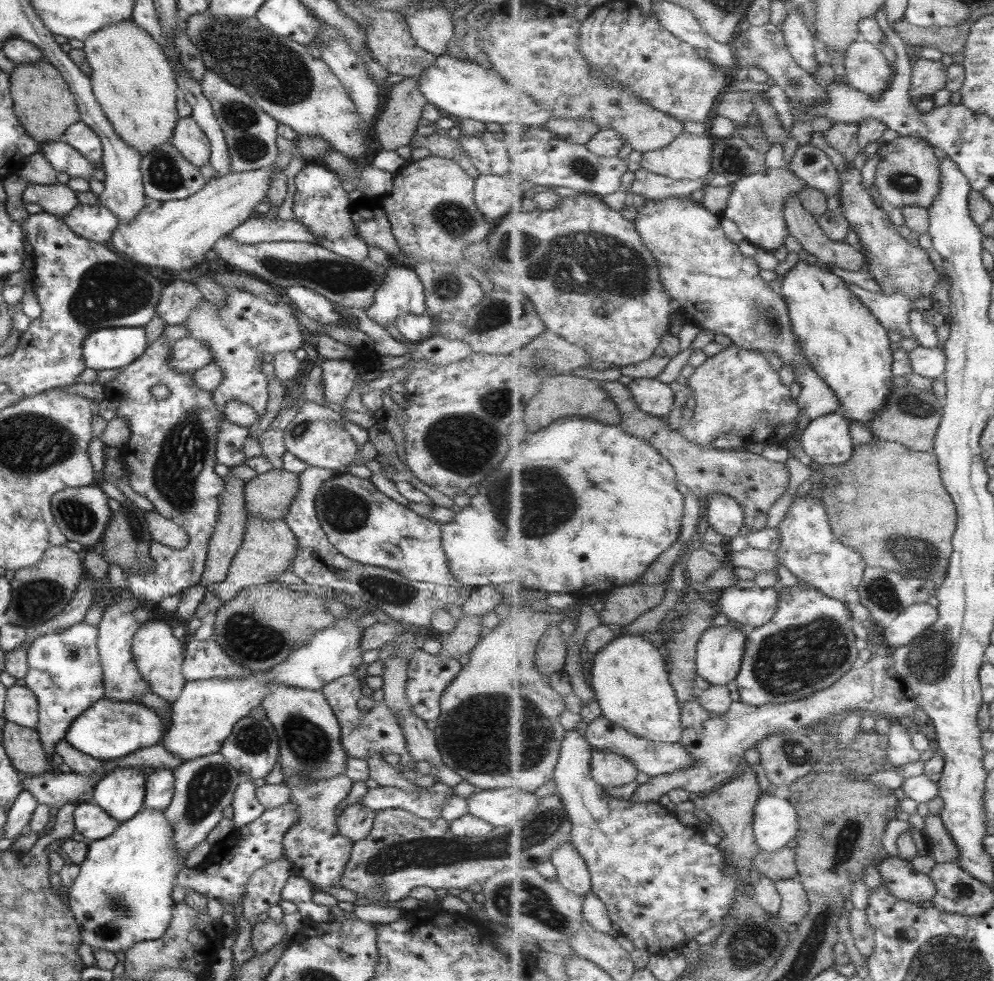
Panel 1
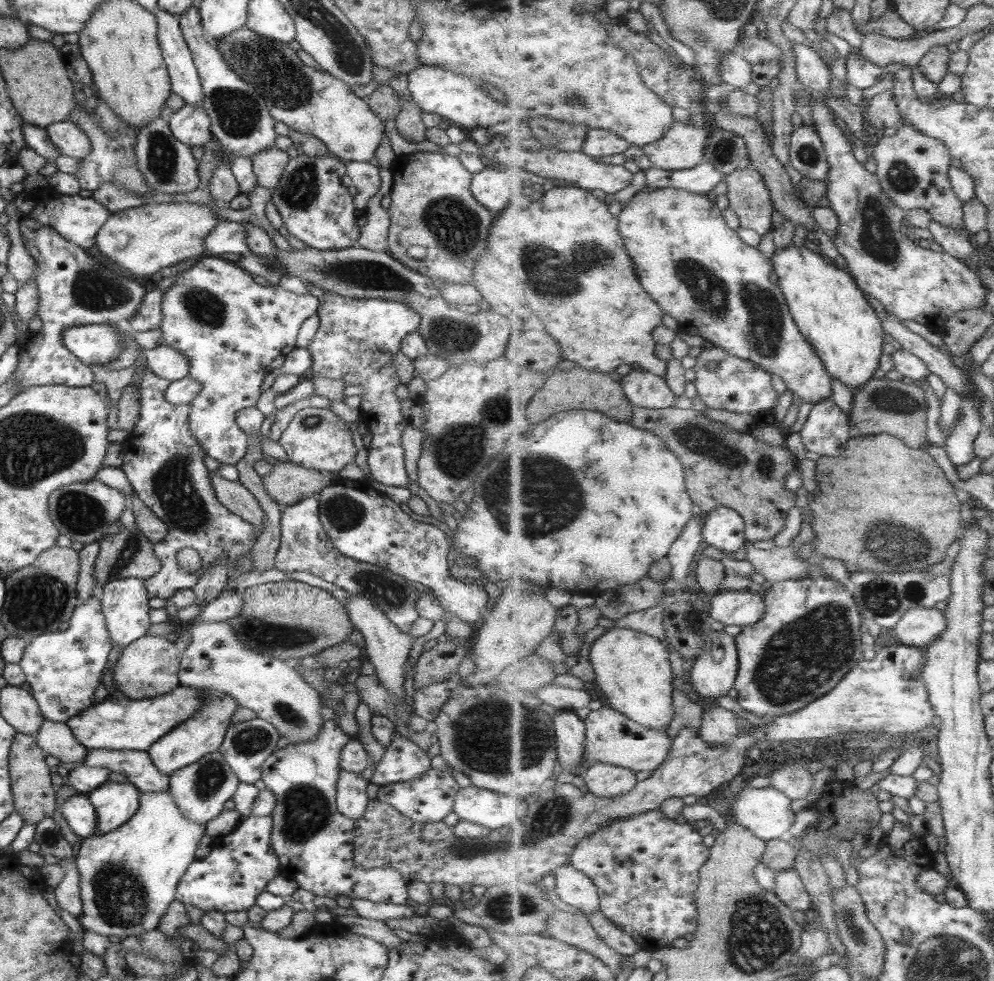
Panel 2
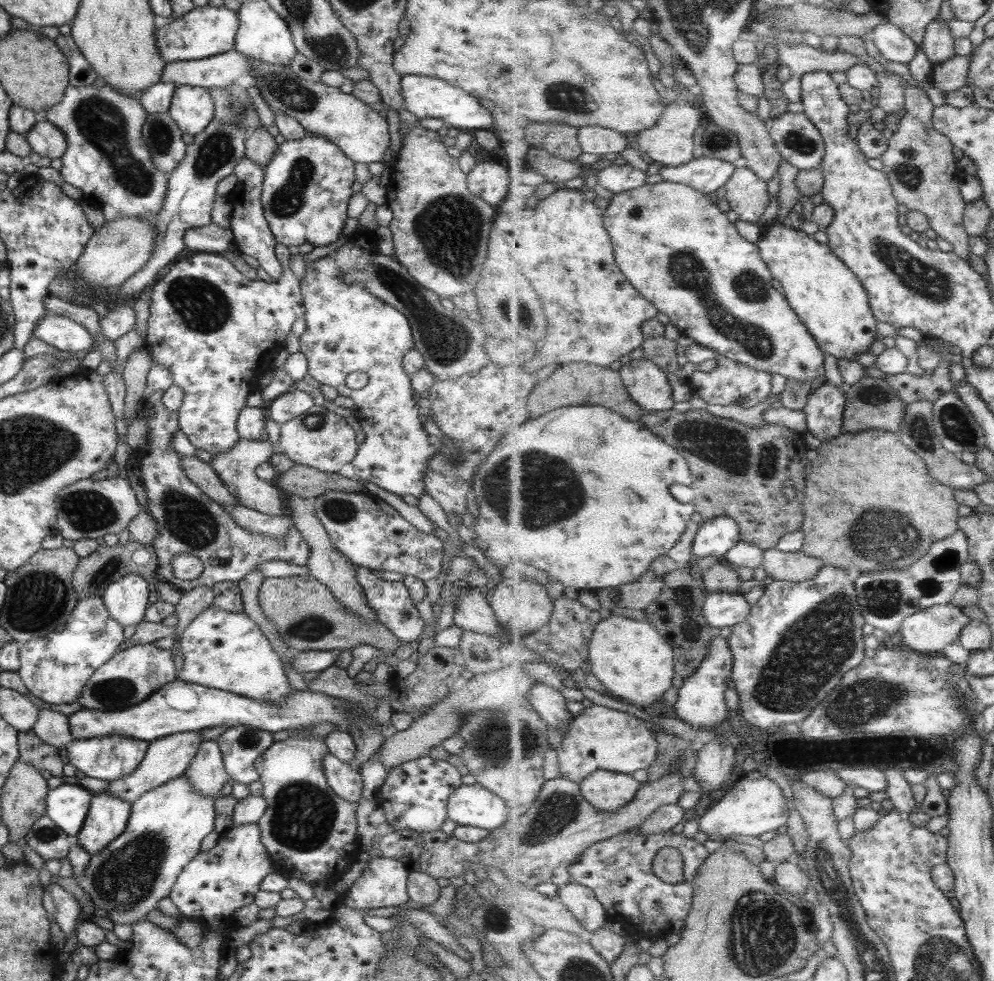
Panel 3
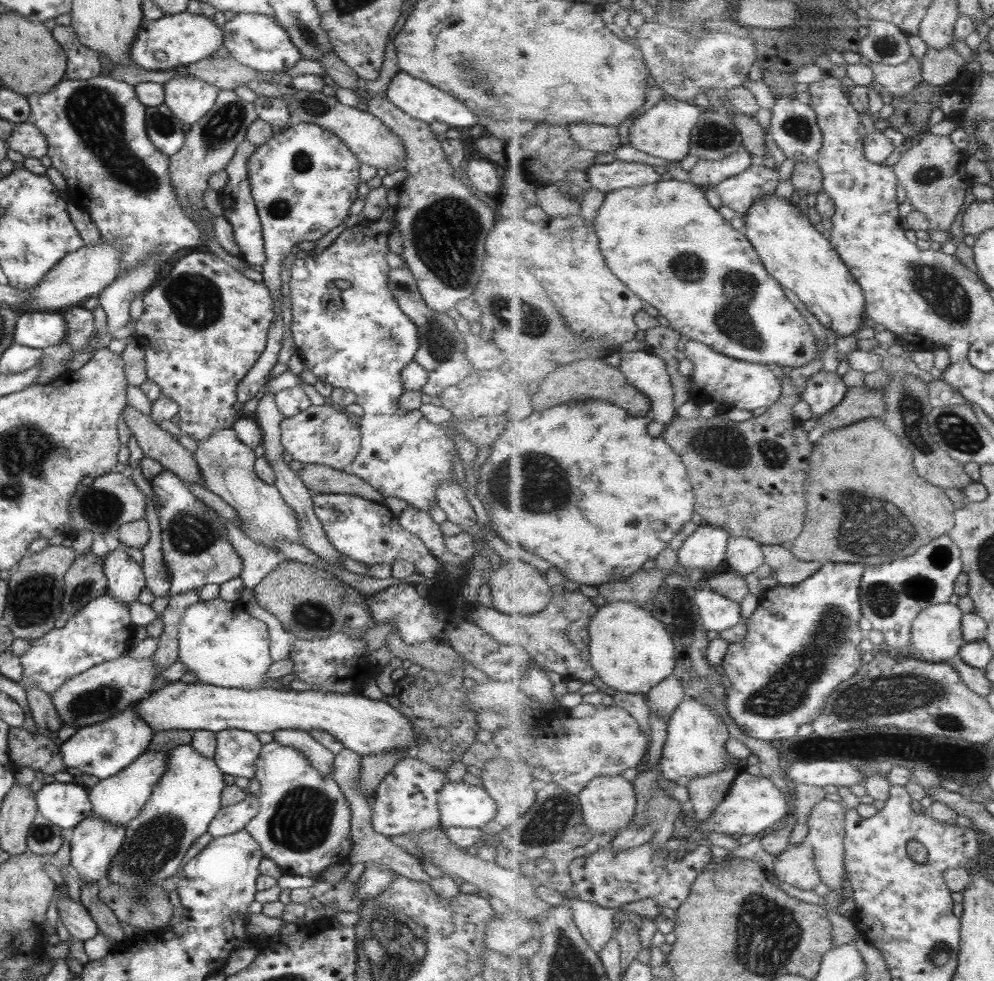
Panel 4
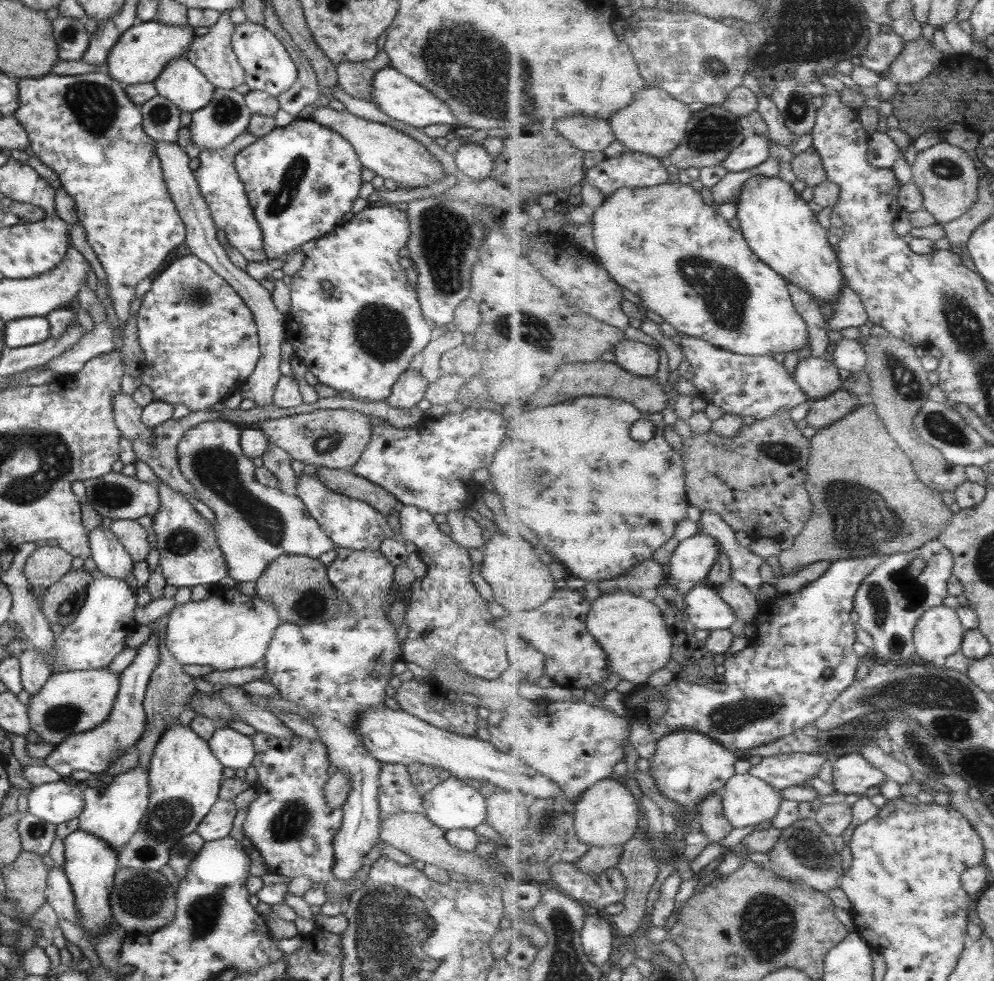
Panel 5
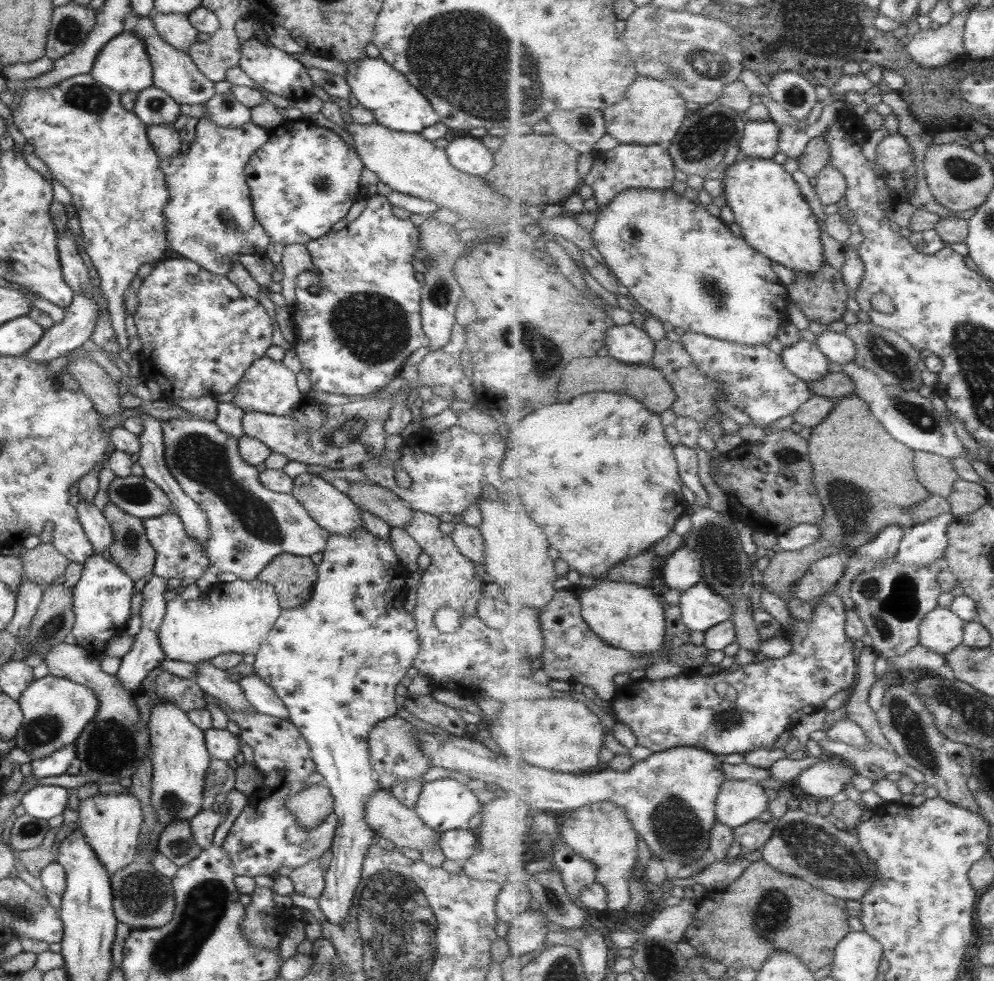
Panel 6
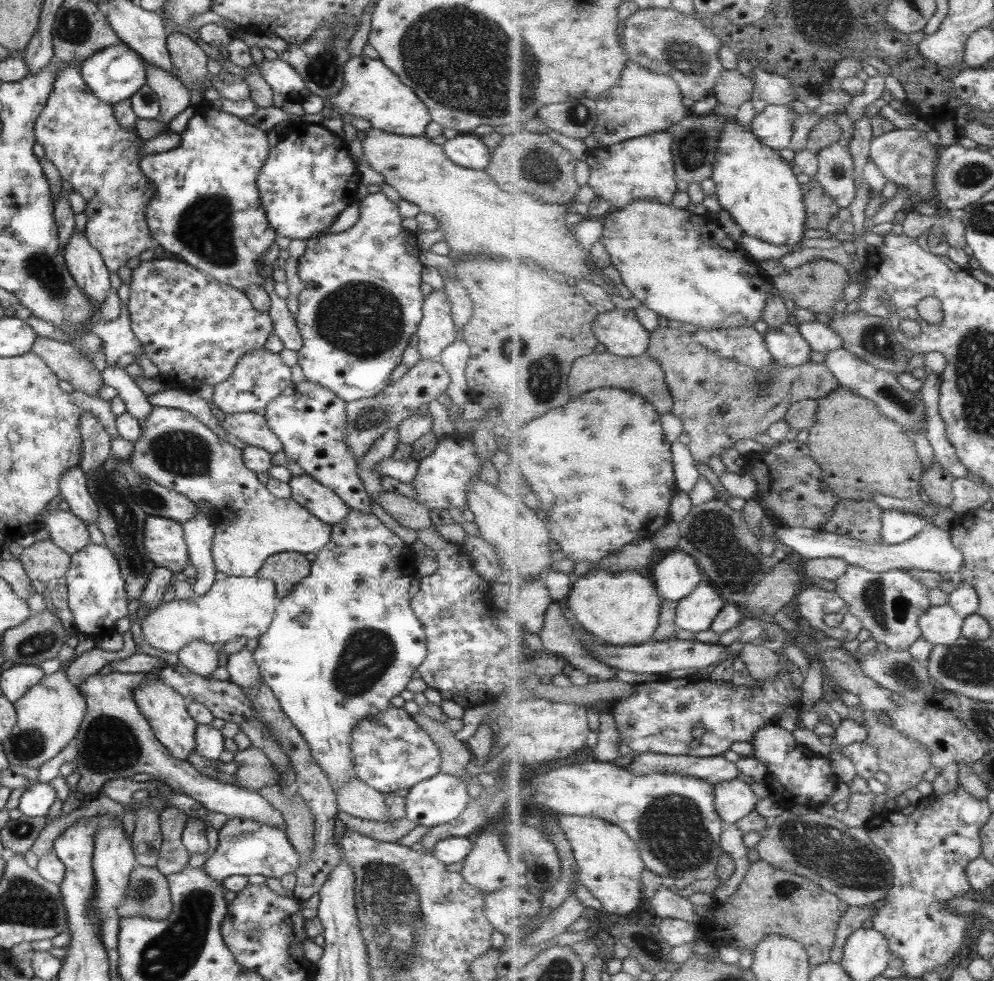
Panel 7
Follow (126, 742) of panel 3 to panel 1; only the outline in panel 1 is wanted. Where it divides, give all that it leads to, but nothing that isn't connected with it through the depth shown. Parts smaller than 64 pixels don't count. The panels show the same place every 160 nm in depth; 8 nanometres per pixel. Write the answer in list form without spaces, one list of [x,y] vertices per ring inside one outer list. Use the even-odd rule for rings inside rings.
[[[155,769],[145,777],[143,807],[163,811],[174,793],[174,777],[171,771]]]

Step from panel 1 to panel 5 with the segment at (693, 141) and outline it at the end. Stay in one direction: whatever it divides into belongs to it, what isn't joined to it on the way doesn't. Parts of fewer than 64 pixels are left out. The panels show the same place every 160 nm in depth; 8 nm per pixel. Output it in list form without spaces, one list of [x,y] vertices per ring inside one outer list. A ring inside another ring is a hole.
[[[645,86],[628,107],[617,111],[609,121],[616,139],[628,150],[661,159],[668,157],[675,148],[679,148],[693,113],[689,104],[677,100],[677,97],[670,95],[666,90]]]

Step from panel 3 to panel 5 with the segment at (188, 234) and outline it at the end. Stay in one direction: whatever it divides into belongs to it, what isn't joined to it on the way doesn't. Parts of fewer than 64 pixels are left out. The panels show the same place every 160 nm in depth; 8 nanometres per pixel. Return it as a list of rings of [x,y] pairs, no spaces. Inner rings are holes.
[[[93,71],[80,75],[61,76],[54,75],[49,72],[47,74],[38,76],[37,78],[20,78],[15,79],[17,87],[17,106],[12,112],[12,115],[18,120],[21,128],[26,132],[28,138],[28,146],[31,152],[37,156],[37,160],[41,161],[41,165],[50,168],[57,175],[57,179],[61,183],[63,190],[71,197],[75,203],[77,211],[77,221],[81,223],[83,230],[85,230],[85,242],[89,248],[96,254],[101,268],[105,273],[105,280],[107,281],[107,288],[109,288],[109,297],[111,298],[111,308],[115,312],[117,321],[120,324],[121,332],[124,329],[124,322],[128,317],[127,310],[129,310],[129,303],[134,300],[133,294],[135,286],[141,282],[140,280],[152,274],[161,266],[161,262],[165,260],[165,256],[173,250],[175,246],[179,246],[185,237],[185,228],[183,222],[177,215],[171,198],[168,196],[166,185],[163,180],[163,174],[157,161],[157,154],[155,153],[155,141],[149,138],[143,132],[141,126],[142,116],[140,110],[133,104],[124,93],[123,86],[116,80],[111,80],[106,72]]]

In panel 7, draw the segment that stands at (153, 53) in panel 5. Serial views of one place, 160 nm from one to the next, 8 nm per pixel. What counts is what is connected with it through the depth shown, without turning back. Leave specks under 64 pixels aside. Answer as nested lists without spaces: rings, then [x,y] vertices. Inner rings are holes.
[[[125,43],[102,48],[86,58],[79,66],[80,75],[93,96],[105,104],[127,100],[145,82],[145,62]]]

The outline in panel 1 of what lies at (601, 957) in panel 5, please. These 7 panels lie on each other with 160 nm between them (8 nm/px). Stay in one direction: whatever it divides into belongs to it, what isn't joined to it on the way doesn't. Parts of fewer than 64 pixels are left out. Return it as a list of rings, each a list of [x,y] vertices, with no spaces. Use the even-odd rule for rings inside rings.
[[[571,841],[557,848],[553,853],[552,863],[556,866],[558,880],[565,888],[584,898],[592,890],[592,876],[587,863]]]

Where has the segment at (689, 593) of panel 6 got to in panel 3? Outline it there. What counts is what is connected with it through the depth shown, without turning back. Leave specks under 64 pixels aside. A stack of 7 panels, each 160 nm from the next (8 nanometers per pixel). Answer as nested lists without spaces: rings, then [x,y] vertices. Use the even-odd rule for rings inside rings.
[[[708,592],[704,602],[704,615],[711,626],[721,629],[736,627],[744,623],[752,614],[753,604],[749,604],[742,593]]]

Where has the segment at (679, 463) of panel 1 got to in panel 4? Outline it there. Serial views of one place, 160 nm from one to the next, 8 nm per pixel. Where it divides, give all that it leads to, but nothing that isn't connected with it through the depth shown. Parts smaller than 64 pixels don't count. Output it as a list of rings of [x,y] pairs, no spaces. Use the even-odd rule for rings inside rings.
[[[783,373],[782,376],[780,399],[758,417],[734,422],[723,419],[721,414],[710,418],[685,418],[676,415],[661,436],[681,454],[688,468],[698,500],[696,512],[703,518],[703,523],[720,525],[721,528],[728,529],[731,537],[749,537],[762,545],[780,545],[789,540],[794,542],[804,530],[808,510],[805,483],[811,468],[814,444],[809,442],[808,432],[801,428],[802,421],[793,416],[793,410],[802,398],[792,381],[791,373]]]

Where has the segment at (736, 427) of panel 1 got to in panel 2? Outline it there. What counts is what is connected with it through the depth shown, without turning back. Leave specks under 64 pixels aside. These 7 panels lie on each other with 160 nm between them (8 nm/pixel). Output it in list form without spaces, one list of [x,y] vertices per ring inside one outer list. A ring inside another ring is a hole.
[[[704,345],[703,350],[696,357],[694,367],[696,378],[693,381],[697,388],[697,396],[710,408],[728,410],[739,414],[752,414],[756,423],[761,420],[770,420],[764,417],[765,410],[772,410],[777,406],[777,392],[771,384],[771,373],[768,369],[761,368],[752,360],[743,360],[739,356],[733,356],[725,348],[714,345]],[[707,362],[717,362],[713,370],[707,369]]]

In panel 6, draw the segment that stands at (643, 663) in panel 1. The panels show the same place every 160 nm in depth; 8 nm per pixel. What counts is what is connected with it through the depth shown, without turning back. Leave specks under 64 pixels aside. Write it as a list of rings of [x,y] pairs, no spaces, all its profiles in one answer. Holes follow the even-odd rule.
[[[603,579],[595,585],[585,587],[578,595],[582,606],[582,617],[605,643],[610,646],[629,650],[637,656],[655,656],[659,651],[665,651],[666,610],[662,600],[653,593],[649,584],[639,584],[627,581],[612,581]]]

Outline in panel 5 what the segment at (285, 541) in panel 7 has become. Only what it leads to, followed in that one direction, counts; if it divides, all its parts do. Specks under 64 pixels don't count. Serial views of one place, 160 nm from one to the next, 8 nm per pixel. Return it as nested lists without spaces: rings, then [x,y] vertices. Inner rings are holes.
[[[213,419],[200,422],[184,432],[177,441],[176,463],[181,476],[191,486],[194,496],[213,512],[215,523],[212,527],[219,552],[227,567],[226,574],[241,585],[256,581],[267,565],[279,555],[299,555],[317,559],[320,554],[333,550],[335,546],[319,528],[316,520],[307,514],[304,504],[295,495],[285,494],[255,480],[256,467],[240,450],[239,439],[240,431],[227,421]]]

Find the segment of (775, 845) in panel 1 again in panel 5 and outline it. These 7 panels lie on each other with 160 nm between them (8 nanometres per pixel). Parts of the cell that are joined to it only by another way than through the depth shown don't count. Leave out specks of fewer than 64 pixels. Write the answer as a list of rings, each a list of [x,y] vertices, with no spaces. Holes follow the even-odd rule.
[[[748,773],[733,776],[722,791],[722,799],[726,819],[734,828],[775,818],[783,802],[777,788]]]

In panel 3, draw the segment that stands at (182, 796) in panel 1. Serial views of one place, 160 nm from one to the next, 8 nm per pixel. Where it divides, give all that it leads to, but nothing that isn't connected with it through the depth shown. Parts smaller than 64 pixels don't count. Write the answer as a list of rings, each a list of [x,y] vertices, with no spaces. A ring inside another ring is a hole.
[[[203,740],[198,744],[188,768],[182,774],[200,795],[219,796],[218,790],[229,782],[218,744]]]

